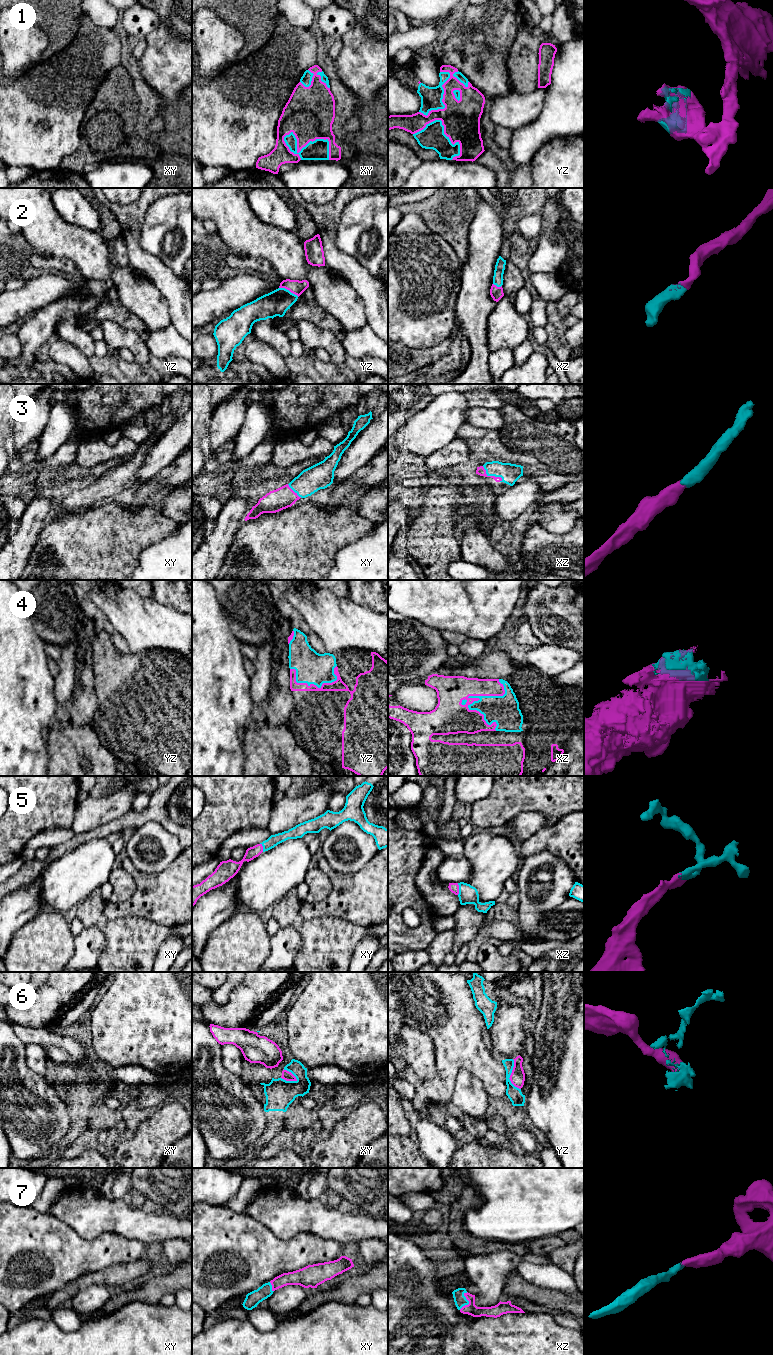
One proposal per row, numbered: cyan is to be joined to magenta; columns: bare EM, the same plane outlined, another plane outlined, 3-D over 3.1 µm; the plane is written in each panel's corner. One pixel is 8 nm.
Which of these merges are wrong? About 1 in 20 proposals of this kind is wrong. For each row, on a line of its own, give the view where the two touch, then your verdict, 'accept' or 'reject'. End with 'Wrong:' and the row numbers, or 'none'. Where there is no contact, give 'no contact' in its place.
1: meets magenta in xy; accept
2: meets magenta in yz; accept
3: meets magenta in xz; accept
4: meets magenta in xz; accept
5: meets magenta in xz; accept
6: meets magenta in yz; accept
7: meets magenta in xz; accept
Wrong: none

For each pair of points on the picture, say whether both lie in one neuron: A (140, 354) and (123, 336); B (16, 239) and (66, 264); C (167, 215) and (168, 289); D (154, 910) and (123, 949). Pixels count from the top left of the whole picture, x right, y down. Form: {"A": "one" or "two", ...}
{"A": "one", "B": "one", "C": "two", "D": "two"}

